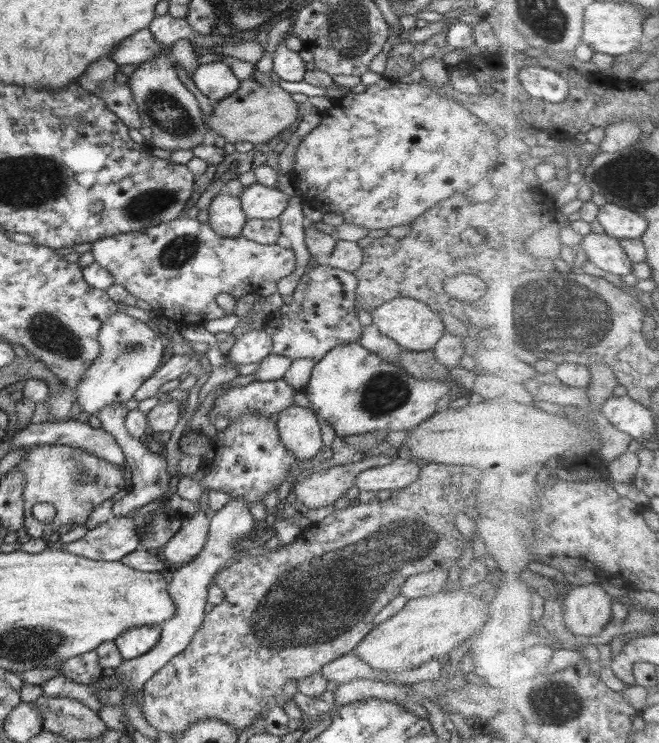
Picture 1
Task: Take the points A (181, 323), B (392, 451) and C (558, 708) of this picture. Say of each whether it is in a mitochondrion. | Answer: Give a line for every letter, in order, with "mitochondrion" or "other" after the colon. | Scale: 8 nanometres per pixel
A: other
B: other
C: mitochondrion

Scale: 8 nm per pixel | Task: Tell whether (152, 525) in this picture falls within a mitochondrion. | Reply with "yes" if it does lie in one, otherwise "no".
yes

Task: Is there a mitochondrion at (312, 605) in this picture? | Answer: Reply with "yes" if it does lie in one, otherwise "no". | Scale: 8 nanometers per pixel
yes

